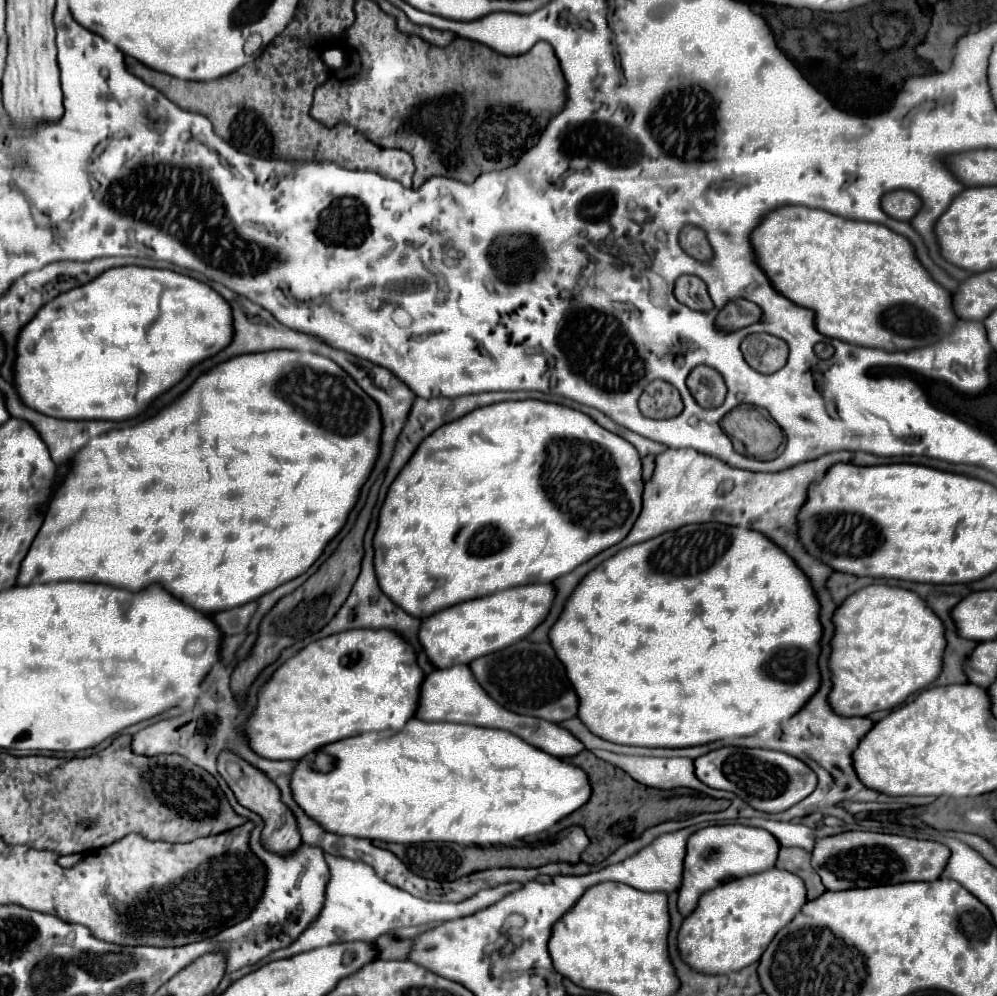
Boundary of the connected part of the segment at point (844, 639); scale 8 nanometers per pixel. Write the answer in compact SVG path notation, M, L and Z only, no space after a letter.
M867 585L861 591L849 595L837 607L837 611L833 611L833 625L835 633L829 655L833 687L827 699L837 715L865 717L873 711L891 709L903 703L911 693L931 685L941 671L941 657L945 649L943 623L913 591L889 585Z

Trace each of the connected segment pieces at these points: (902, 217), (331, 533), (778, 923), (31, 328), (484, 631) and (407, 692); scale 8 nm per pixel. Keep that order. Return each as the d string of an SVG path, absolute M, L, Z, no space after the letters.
M891 191L881 201L883 211L899 221L909 221L921 207L921 199L911 191Z
M287 349L233 357L199 375L185 393L181 393L171 405L163 407L155 417L149 417L135 427L103 433L91 439L83 451L71 459L69 475L65 475L65 479L61 479L59 487L55 489L45 521L21 563L17 583L31 585L51 581L91 581L129 591L143 591L149 585L159 583L167 593L205 615L245 605L273 591L281 583L305 573L321 557L325 545L341 531L349 511L357 503L357 495L379 455L379 439L381 413L377 403L365 395L365 391L331 359L317 353Z
M769 869L765 873L731 879L713 891L701 895L693 915L687 915L677 933L677 949L681 959L697 973L725 975L739 971L763 955L765 947L807 903L805 883L783 869Z
M117 267L101 273L93 283L57 295L39 309L19 333L13 381L21 401L45 415L123 421L139 415L155 397L179 383L193 365L225 349L231 337L229 303L209 285L167 269Z
M525 585L499 591L497 595L489 595L485 599L457 603L457 607L447 607L429 619L421 619L417 637L429 661L439 669L469 663L525 639L547 617L553 595L553 585Z
M353 629L335 633L309 643L271 675L257 693L257 705L253 715L245 721L243 733L257 755L265 759L295 761L327 743L335 743L351 735L383 729L399 731L415 715L423 677L425 675L415 661L413 647L393 631Z

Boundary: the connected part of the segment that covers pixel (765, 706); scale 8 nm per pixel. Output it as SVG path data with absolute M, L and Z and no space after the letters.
M711 521L667 531L665 535L657 535L653 539L647 539L645 543L621 549L613 557L599 563L579 581L579 585L565 601L565 607L557 623L549 629L549 641L551 647L557 651L557 659L565 663L569 681L573 683L573 689L581 699L577 717L593 735L621 745L691 747L727 737L751 735L765 727L773 727L795 715L809 701L813 691L817 691L819 687L817 659L819 659L821 625L817 615L819 603L815 593L811 591L811 583L793 563L793 559L785 555L785 551L781 551L775 543L771 543L765 535L757 531L751 531L747 527L729 527Z

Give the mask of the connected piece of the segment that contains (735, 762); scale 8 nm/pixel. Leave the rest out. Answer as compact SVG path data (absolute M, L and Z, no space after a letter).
M721 747L709 751L695 759L695 775L705 785L731 791L743 797L743 801L747 801L753 809L765 813L781 813L811 795L817 787L817 775L801 759L769 749Z

